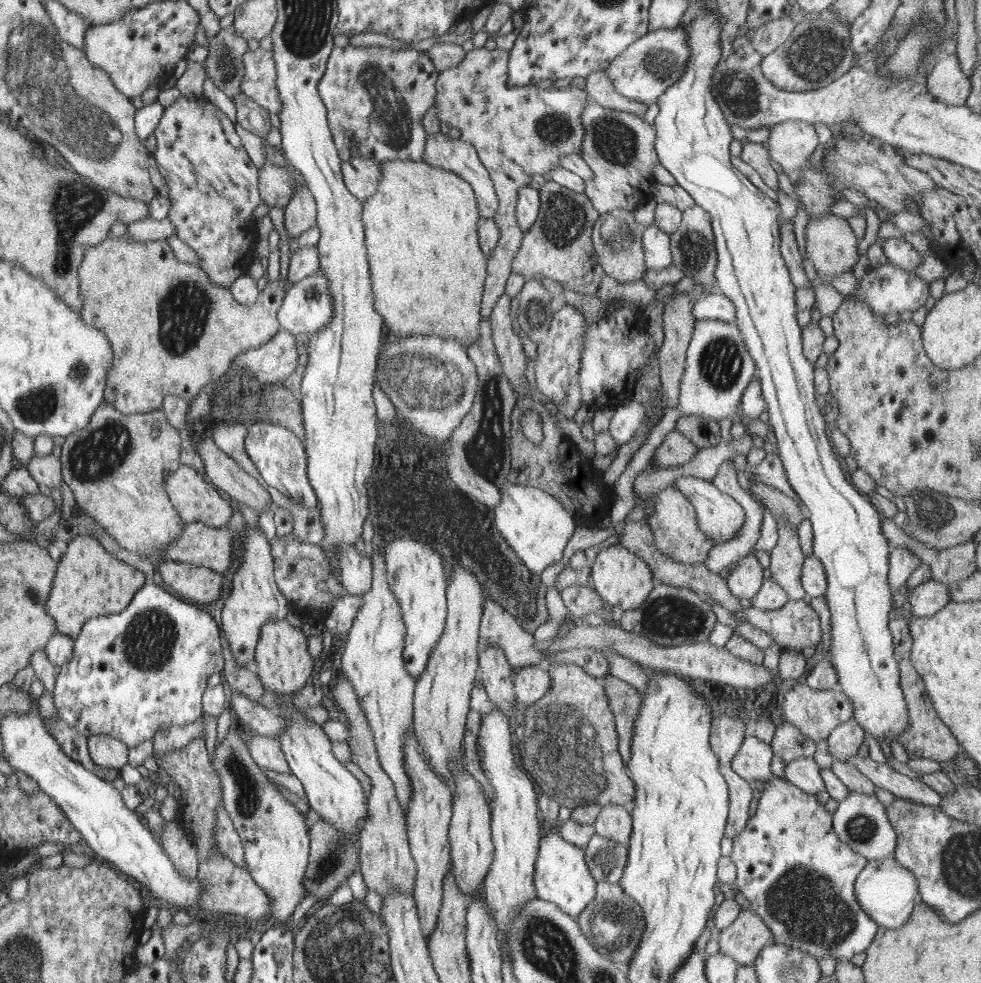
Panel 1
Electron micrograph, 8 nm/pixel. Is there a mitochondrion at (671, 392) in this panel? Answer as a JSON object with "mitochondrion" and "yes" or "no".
{"mitochondrion":"no"}

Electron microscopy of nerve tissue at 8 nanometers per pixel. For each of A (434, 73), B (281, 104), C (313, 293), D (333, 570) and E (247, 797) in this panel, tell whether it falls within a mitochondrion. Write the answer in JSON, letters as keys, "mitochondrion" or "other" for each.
{"A":"other","B":"other","C":"mitochondrion","D":"other","E":"mitochondrion"}

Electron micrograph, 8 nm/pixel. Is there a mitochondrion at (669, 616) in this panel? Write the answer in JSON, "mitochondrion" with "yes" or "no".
{"mitochondrion":"yes"}

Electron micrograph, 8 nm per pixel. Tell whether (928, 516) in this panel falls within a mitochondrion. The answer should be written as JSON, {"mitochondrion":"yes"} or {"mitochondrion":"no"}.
{"mitochondrion":"yes"}

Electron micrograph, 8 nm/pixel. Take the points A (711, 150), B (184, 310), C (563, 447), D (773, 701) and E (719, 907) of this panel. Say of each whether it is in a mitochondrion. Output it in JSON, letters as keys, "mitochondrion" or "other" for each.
{"A":"other","B":"mitochondrion","C":"other","D":"other","E":"other"}

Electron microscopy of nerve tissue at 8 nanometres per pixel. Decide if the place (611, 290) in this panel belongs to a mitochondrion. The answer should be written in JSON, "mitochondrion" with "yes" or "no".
{"mitochondrion":"no"}

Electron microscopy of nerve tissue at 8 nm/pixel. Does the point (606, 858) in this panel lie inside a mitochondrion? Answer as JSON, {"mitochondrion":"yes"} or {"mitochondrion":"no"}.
{"mitochondrion":"yes"}

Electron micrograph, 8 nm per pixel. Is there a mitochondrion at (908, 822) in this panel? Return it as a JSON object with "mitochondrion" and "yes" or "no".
{"mitochondrion":"no"}

